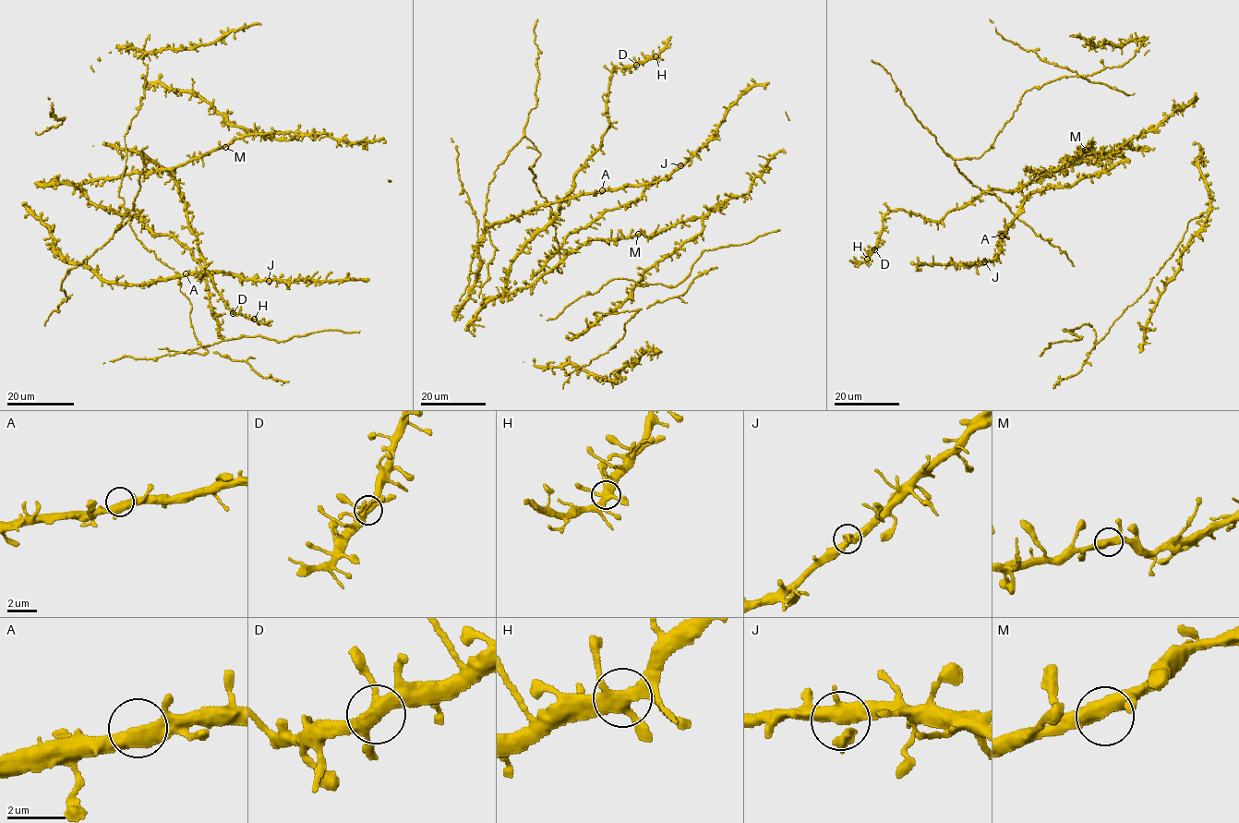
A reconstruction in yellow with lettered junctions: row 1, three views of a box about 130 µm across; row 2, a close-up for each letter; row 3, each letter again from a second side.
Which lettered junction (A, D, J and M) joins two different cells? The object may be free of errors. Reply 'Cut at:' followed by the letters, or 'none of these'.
Cut at: none of these

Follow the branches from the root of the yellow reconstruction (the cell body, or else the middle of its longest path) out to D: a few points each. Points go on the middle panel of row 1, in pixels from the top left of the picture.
D: (637, 235), (582, 244), (528, 286), (504, 293), (513, 257), (552, 220), (600, 148), (611, 71), (636, 65)

